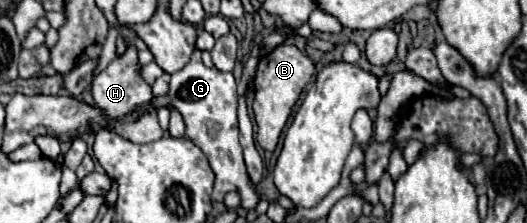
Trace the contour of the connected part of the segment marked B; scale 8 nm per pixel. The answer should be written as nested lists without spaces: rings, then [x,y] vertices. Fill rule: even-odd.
[[[280,44],[276,46],[272,52],[264,54],[258,62],[256,68],[256,76],[254,76],[254,120],[256,120],[256,142],[268,150],[274,152],[282,128],[286,126],[290,112],[294,108],[294,104],[298,102],[304,86],[312,80],[314,76],[314,62],[302,54],[296,46],[292,44]]]

